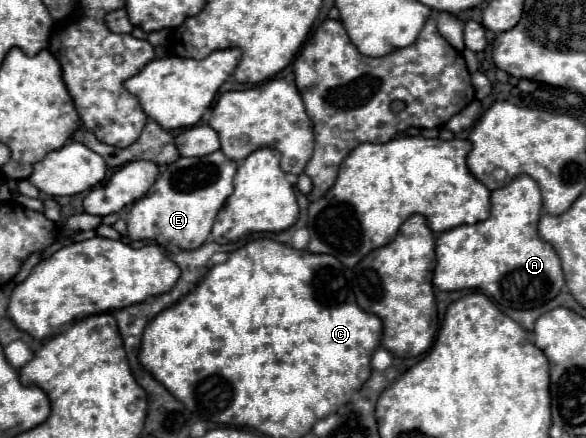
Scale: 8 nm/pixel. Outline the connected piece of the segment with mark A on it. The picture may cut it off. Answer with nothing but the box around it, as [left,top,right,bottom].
[432,175,564,307]

